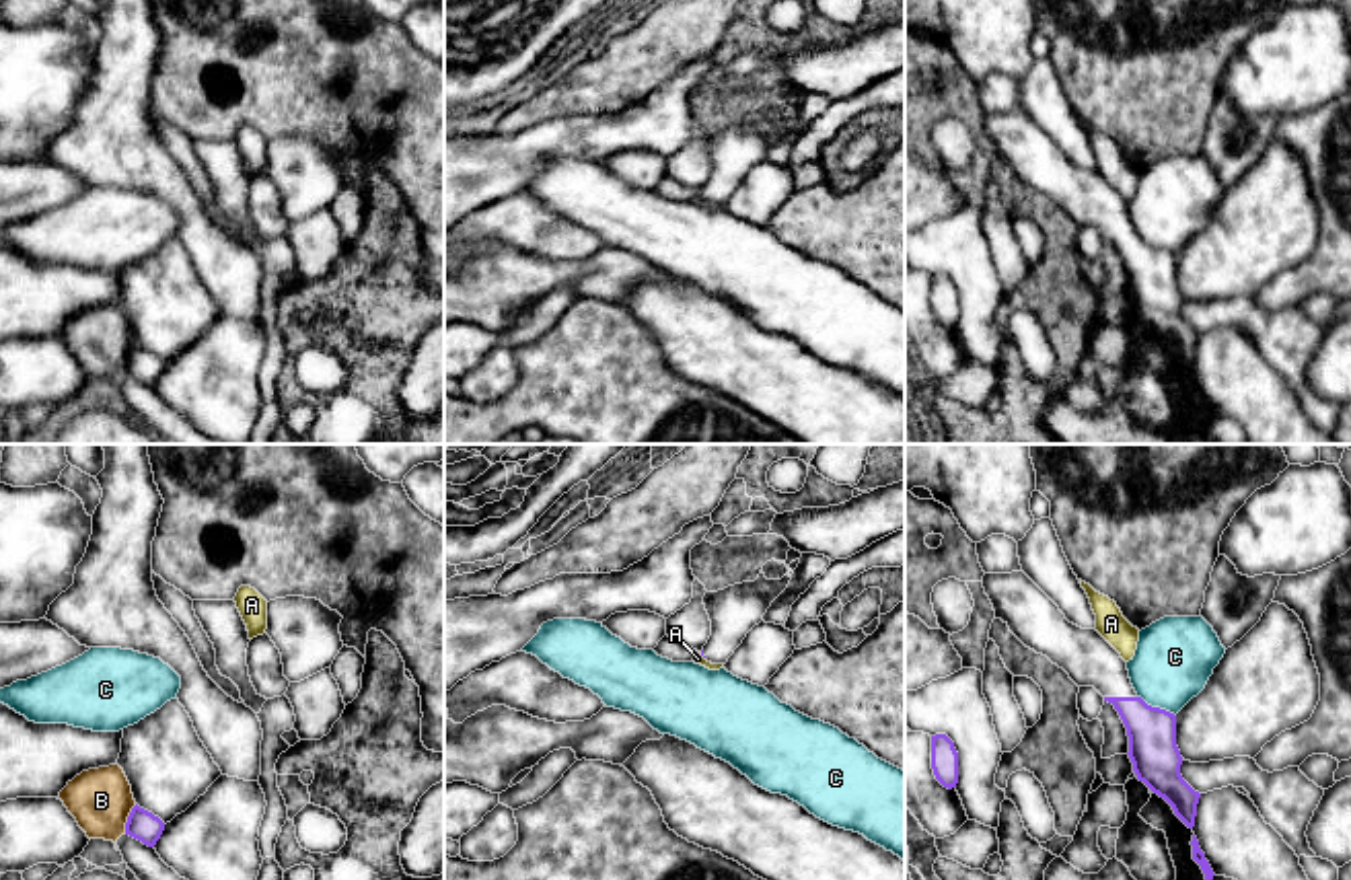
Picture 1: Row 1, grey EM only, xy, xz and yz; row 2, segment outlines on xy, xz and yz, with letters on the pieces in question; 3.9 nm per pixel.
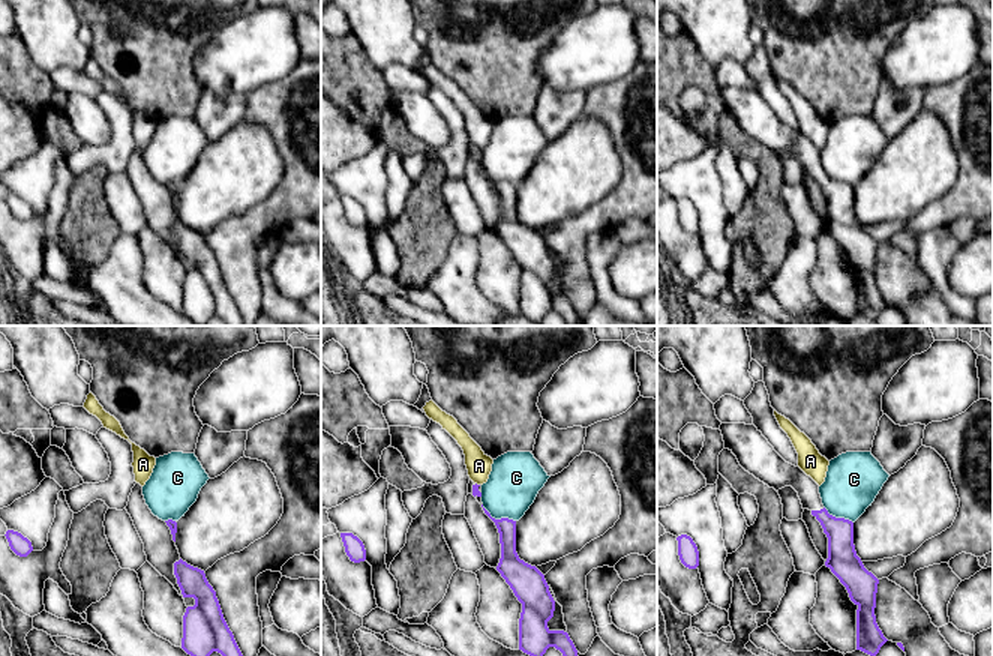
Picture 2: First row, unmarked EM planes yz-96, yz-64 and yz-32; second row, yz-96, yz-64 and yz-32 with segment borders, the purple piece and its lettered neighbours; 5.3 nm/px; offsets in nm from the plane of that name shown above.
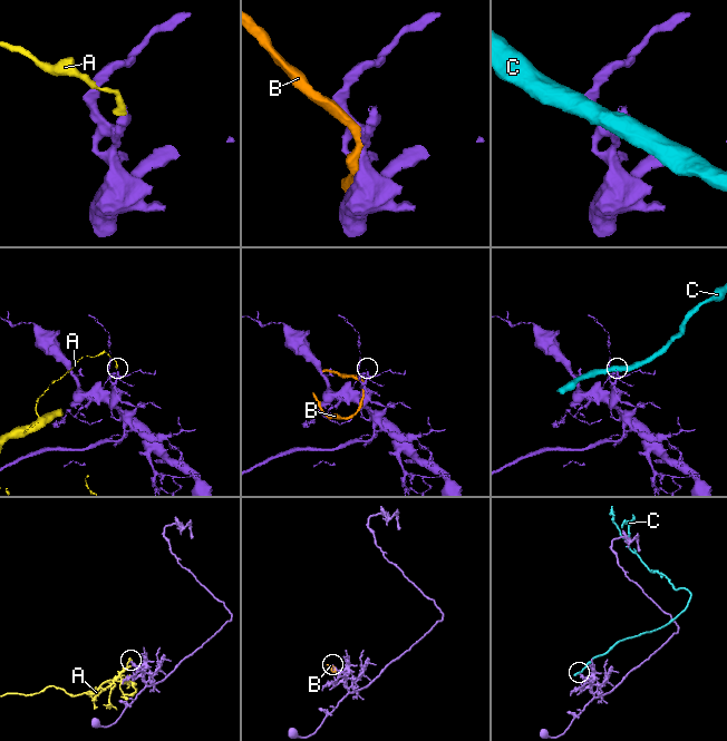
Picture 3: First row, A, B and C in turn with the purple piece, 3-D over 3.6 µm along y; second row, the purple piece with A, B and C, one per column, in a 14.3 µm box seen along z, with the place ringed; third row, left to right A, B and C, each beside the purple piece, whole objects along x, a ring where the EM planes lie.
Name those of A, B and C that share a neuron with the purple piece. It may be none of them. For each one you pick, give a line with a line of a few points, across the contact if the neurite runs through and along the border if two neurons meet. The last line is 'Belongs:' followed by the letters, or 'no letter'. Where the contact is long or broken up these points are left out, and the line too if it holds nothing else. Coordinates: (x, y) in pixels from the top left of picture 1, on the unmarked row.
Belongs: no letter

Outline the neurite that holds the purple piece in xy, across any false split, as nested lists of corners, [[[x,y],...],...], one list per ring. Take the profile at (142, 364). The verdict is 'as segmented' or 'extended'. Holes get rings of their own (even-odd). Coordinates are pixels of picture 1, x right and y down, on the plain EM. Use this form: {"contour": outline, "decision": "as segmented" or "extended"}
{"contour": [[[138,343],[132,347],[125,362],[125,374],[142,380],[148,387],[154,387],[162,370],[165,362],[158,356],[140,347]]], "decision": "as segmented"}

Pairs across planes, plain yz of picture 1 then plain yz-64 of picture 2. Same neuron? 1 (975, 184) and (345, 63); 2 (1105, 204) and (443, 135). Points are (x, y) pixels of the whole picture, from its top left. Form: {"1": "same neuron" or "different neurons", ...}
{"1": "same neuron", "2": "same neuron"}

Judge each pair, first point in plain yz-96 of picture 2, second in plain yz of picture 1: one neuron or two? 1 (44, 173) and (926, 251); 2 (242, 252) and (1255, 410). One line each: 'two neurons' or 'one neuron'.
1: one neuron
2: two neurons

